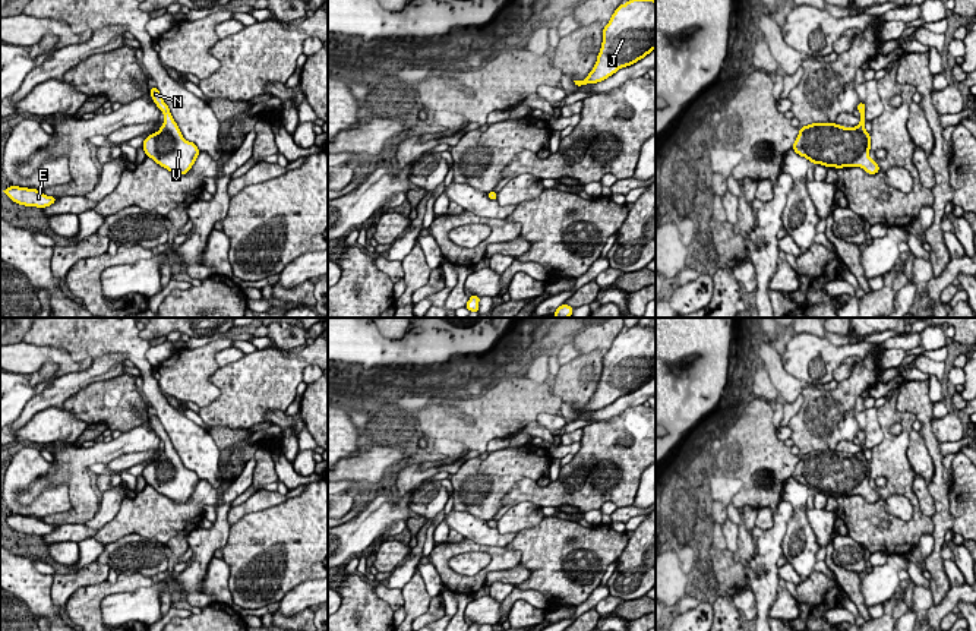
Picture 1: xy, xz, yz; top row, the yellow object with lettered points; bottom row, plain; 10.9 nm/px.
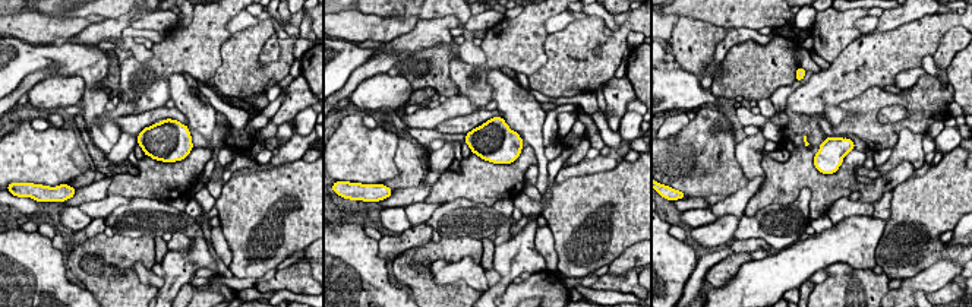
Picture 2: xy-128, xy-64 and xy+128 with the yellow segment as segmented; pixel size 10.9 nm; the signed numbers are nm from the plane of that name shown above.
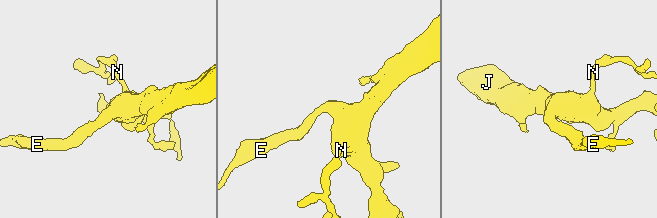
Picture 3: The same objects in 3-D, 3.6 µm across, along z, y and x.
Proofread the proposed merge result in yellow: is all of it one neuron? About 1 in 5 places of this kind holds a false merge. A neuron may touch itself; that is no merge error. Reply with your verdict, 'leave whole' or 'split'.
leave whole

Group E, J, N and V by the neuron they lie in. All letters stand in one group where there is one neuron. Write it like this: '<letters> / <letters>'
E J N V

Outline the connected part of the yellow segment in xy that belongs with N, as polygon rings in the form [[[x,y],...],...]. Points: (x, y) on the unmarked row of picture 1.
[[[157,414],[151,416],[151,425],[164,442],[164,452],[143,468],[142,476],[146,485],[152,486],[161,495],[177,504],[186,502],[200,479],[193,470],[183,466]]]

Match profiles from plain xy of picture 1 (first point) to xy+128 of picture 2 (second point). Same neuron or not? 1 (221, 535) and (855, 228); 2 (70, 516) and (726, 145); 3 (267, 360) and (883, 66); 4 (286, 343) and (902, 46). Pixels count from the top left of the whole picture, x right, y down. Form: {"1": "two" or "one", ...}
{"1": "two", "2": "one", "3": "one", "4": "two"}

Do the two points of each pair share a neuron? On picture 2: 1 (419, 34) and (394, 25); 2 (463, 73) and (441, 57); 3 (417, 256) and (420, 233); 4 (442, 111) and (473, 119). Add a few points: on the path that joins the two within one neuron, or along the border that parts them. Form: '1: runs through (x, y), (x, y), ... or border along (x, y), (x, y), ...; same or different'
1: border along (416, 24), (407, 32), (385, 43); different
2: border along (455, 56), (450, 63), (450, 79), (458, 92); different
3: border along (431, 239), (420, 246), (403, 250), (393, 259); different
4: border along (480, 108), (445, 119), (434, 129); different

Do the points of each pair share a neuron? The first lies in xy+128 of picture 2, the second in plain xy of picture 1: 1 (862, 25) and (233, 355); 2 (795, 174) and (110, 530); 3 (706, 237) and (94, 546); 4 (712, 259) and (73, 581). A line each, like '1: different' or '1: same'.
1: same
2: same
3: same
4: same

